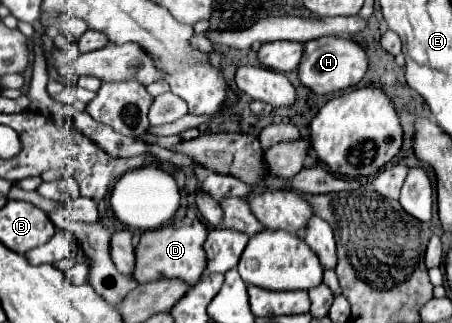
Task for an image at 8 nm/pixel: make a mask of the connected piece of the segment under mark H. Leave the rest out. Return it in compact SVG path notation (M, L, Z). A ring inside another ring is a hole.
M326 36L326 38L316 38L312 42L306 42L306 50L298 66L302 84L318 94L332 94L350 88L364 78L366 70L368 70L368 56L364 48L350 38L338 38L338 36Z

